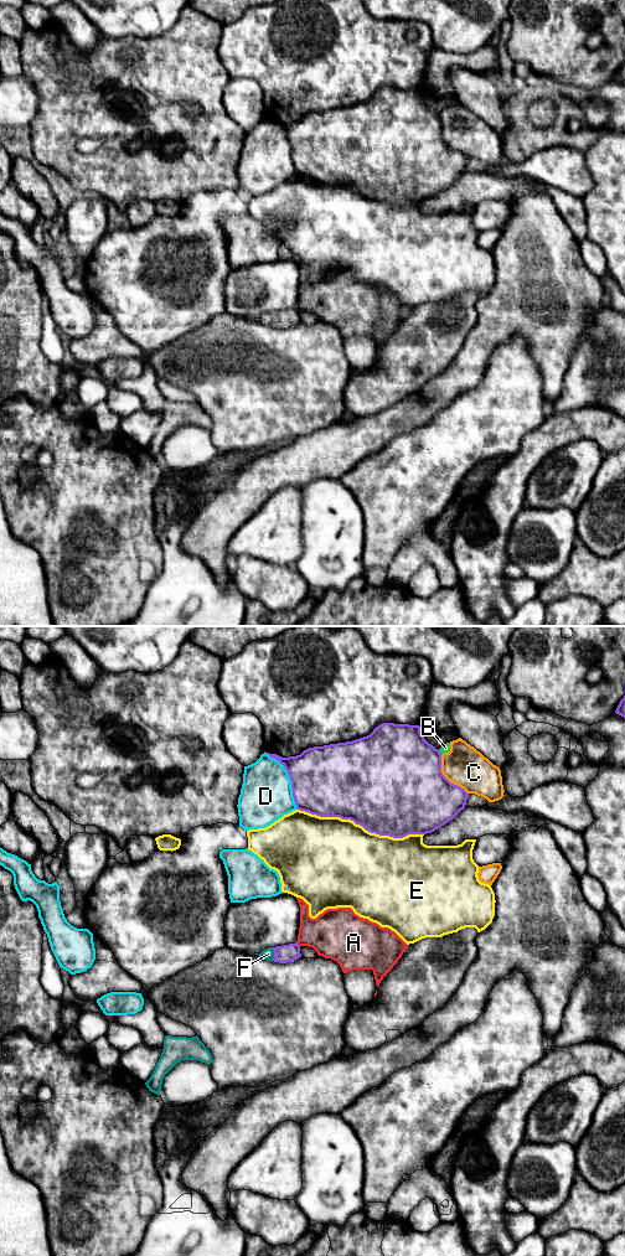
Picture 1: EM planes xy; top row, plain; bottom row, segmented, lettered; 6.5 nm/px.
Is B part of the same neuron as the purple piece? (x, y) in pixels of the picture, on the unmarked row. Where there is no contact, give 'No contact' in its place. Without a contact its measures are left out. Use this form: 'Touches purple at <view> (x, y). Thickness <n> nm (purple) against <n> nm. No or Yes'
Touches purple at xy (439, 118). Thickness 460 nm (purple) against 60 nm. No

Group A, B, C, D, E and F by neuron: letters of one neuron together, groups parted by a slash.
A / B C / D / E / F

